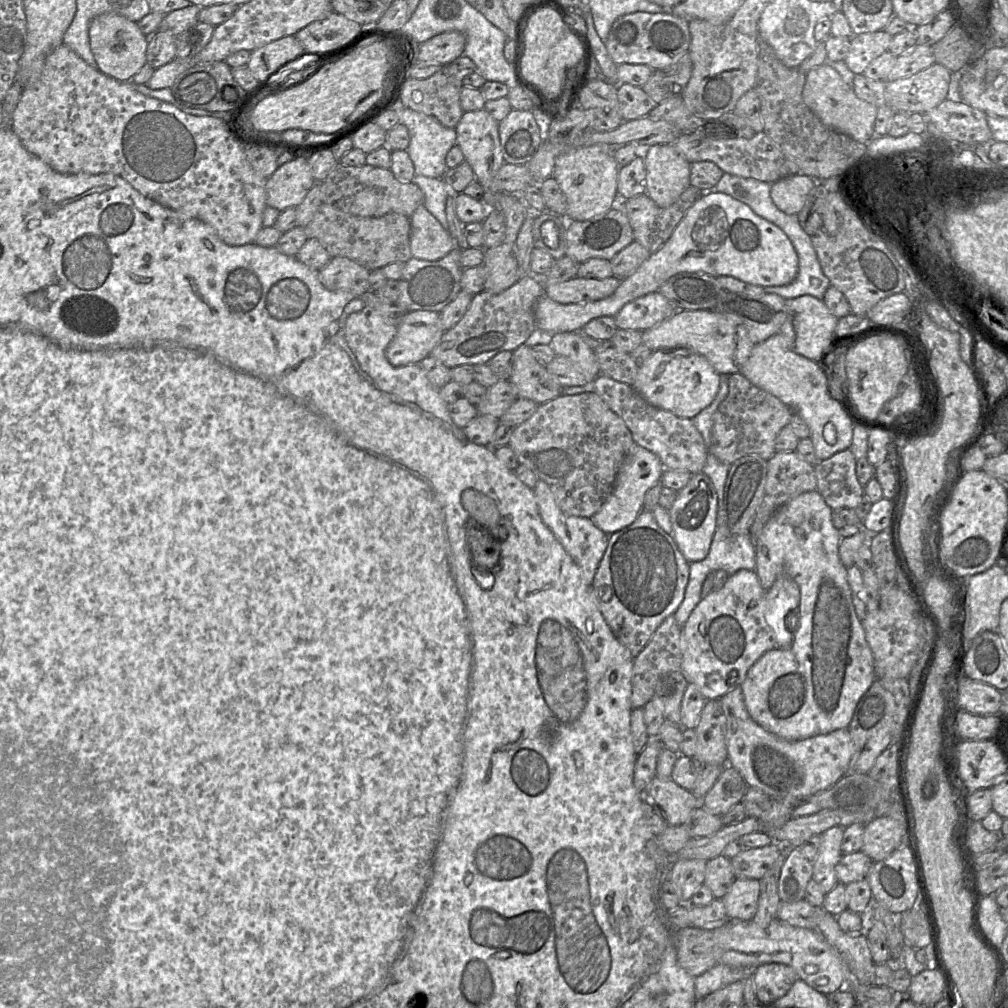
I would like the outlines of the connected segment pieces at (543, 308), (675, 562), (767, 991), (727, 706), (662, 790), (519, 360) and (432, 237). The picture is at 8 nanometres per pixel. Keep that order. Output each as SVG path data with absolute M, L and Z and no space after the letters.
M703 194L686 212L666 243L651 253L634 273L622 279L612 295L595 302L560 304L543 294L535 308L536 326L553 334L580 332L591 320L602 316L614 317L627 303L658 292L664 282L682 272L706 273L715 277L731 276L767 287L791 283L798 271L798 253L783 229L728 194Z
M642 510L631 525L609 535L592 592L614 636L633 657L639 655L660 624L680 607L689 581L689 564L673 537L658 525L652 511Z
M776 962L757 966L753 974L756 997L766 1006L784 996L798 979L791 966Z
M740 687L722 696L719 702L725 717L728 765L742 775L748 787L759 789L774 801L798 803L827 790L847 775L855 752L848 728L788 741L768 732L750 717Z
M654 777L649 783L644 797L662 810L668 825L671 826L683 825L701 802L701 799L677 785L672 779L661 780L658 777Z
M521 345L514 351L512 351L513 356L513 369L509 380L499 380L499 381L510 381L517 389L518 397L523 399L529 399L535 403L542 404L555 399L556 397L562 395L563 387L561 387L554 378L548 373L545 366L539 363L532 354L532 347L528 345Z
M421 204L409 217L412 257L434 261L444 257L455 242L448 230Z

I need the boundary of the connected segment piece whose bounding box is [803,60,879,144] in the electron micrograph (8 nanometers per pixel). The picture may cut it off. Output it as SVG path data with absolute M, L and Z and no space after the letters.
M827 61L813 68L806 73L806 83L803 90L803 98L805 103L814 111L818 112L822 118L826 121L836 131L847 134L859 142L868 143L874 138L875 133L875 123L879 107L860 99L854 90L854 80L853 85L846 83L841 75L833 68L830 61Z

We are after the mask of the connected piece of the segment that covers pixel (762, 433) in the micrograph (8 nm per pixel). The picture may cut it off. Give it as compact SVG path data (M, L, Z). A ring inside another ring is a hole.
M740 372L728 376L728 385L728 395L713 416L713 443L709 453L728 465L746 455L758 455L766 461L769 460L776 453L775 439L778 433L789 425L794 412L777 397L753 385Z

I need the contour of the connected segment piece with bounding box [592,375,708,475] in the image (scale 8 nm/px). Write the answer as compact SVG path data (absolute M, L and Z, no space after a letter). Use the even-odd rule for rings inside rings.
M599 375L595 378L592 391L623 419L634 442L658 456L664 468L684 470L692 475L702 473L708 449L691 419L680 418L671 412L652 406L632 386L606 375Z

